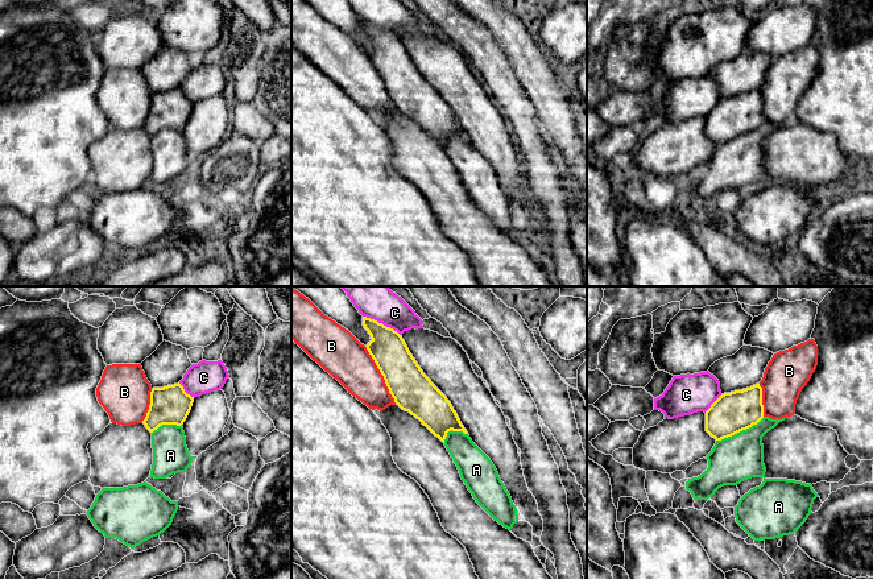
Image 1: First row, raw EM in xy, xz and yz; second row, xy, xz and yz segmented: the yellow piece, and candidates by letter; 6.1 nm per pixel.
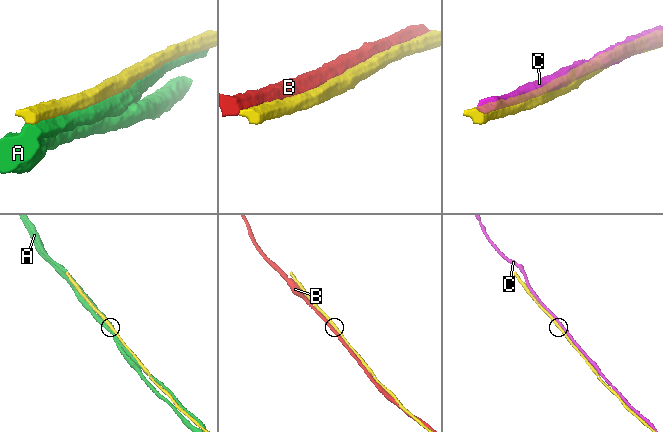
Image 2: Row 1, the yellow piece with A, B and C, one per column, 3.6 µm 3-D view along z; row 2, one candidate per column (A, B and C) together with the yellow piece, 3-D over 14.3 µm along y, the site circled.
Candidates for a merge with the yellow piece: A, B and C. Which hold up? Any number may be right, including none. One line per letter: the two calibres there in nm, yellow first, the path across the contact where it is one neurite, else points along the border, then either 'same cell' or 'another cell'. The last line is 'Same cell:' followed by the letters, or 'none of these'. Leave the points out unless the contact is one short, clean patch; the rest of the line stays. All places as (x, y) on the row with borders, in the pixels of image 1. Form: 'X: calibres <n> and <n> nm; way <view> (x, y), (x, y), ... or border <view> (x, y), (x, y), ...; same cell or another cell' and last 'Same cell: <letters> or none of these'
A: calibres 240 and 280 nm; another cell
B: calibres 240 and 280 nm; another cell
C: calibres 220 and 260 nm; another cell
Same cell: none of these

